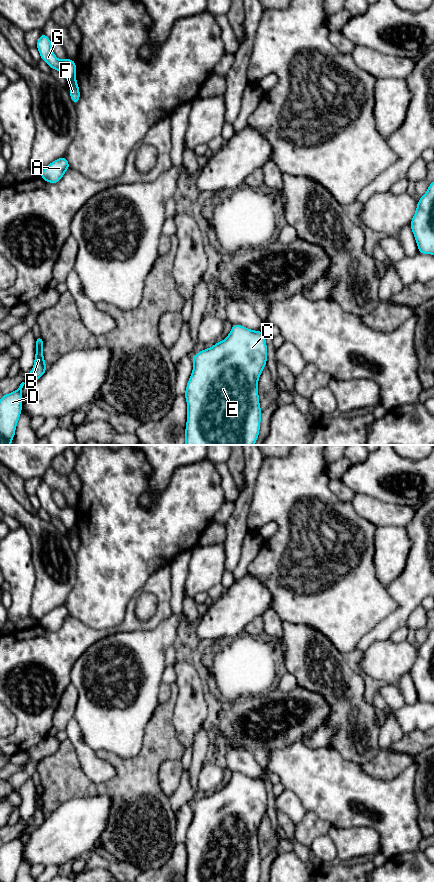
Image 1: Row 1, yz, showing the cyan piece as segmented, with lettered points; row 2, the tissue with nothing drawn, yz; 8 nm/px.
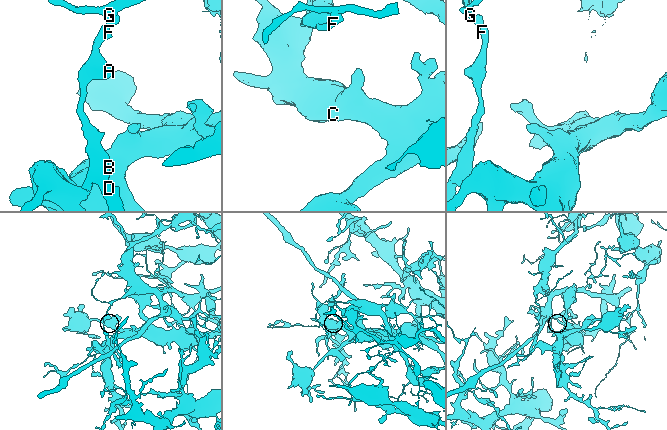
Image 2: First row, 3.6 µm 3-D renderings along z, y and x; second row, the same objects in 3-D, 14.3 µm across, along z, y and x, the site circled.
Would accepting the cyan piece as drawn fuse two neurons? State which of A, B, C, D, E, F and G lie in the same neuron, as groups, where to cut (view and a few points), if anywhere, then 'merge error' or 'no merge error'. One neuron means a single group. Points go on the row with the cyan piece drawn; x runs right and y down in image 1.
groups A B C D E F / G; cut yz (74, 75), (69, 82); merge error

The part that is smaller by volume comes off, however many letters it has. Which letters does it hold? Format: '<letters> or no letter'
G

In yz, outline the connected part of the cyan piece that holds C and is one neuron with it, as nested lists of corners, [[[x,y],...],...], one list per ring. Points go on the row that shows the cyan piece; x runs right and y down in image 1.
[[[233,324],[223,341],[194,354],[192,361],[193,370],[184,393],[187,403],[185,445],[254,445],[259,437],[262,413],[258,381],[267,363],[264,331]]]

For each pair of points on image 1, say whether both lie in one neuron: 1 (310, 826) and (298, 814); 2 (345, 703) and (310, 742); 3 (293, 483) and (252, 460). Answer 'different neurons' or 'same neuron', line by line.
1: different neurons
2: different neurons
3: different neurons

